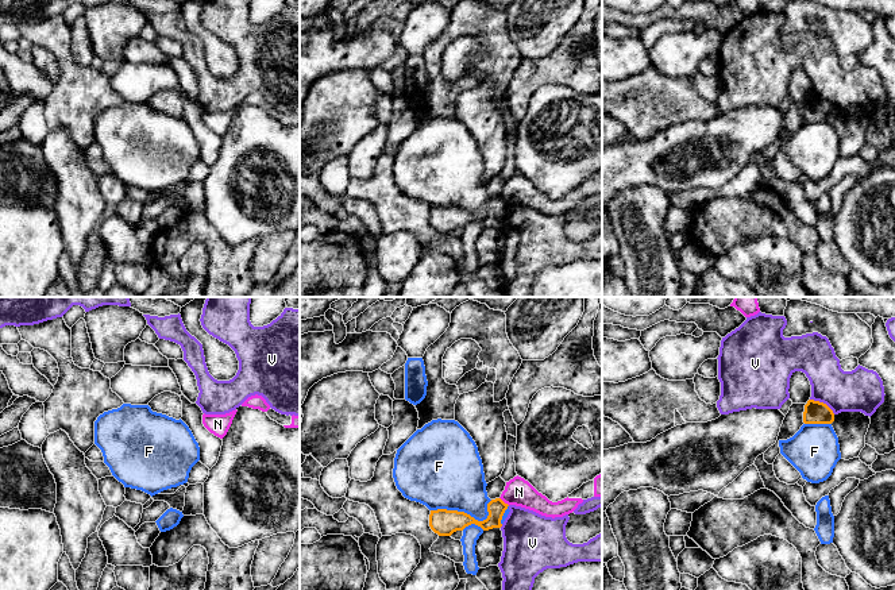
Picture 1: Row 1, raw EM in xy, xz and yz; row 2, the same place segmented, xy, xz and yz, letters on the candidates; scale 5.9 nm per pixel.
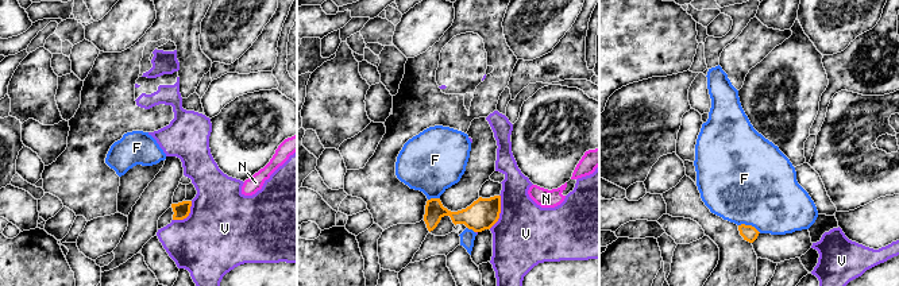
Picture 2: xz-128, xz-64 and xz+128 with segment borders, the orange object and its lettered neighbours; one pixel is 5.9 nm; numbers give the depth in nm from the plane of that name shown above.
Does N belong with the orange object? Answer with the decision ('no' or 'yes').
no

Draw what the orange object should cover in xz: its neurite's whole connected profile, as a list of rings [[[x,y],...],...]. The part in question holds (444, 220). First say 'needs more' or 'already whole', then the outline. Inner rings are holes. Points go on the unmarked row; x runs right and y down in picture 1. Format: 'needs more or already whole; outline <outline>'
already whole; outline [[[501,196],[491,197],[487,201],[489,213],[483,219],[478,219],[464,209],[447,207],[431,208],[429,224],[439,234],[451,234],[454,230],[463,228],[471,221],[481,224],[483,228],[501,225],[501,217],[508,204]]]

